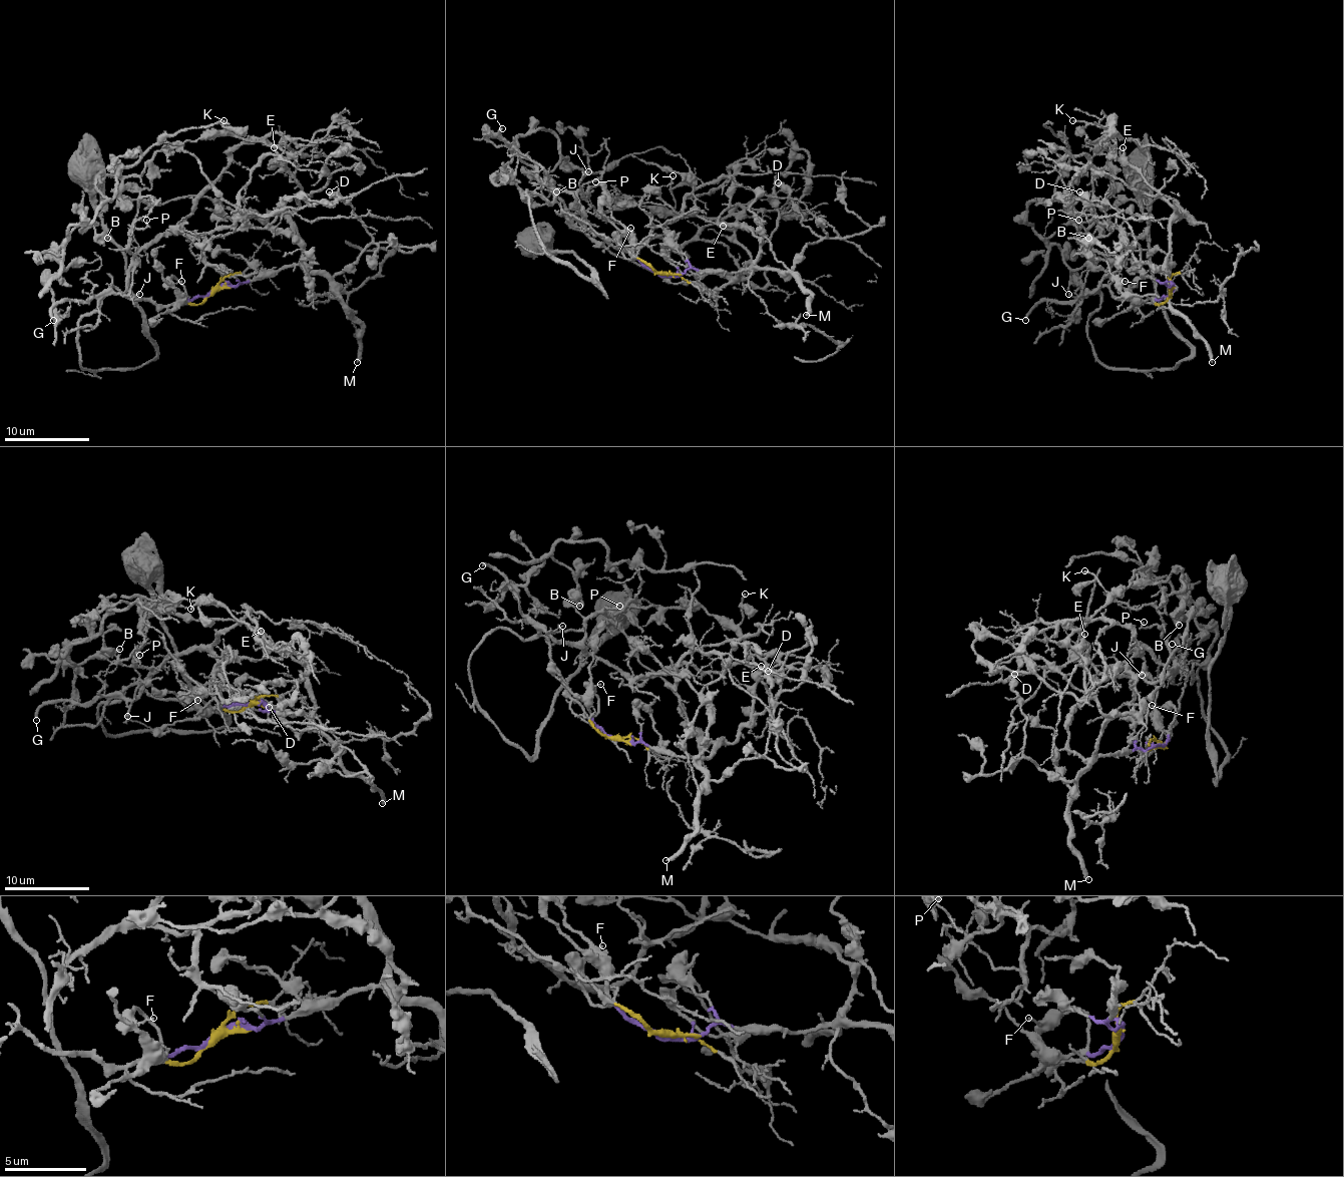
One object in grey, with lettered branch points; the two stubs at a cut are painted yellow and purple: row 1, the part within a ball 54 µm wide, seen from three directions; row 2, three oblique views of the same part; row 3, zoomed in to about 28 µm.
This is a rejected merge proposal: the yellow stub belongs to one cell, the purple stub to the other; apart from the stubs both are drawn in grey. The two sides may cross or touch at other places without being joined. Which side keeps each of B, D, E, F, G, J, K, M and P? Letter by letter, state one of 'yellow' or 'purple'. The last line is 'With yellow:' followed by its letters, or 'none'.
B: yellow
D: purple
E: purple
F: purple
G: yellow
J: yellow
K: purple
M: purple
P: yellow
With yellow: B, G, J, P

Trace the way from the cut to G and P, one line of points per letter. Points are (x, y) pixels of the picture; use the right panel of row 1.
G: (1172, 291), (1162, 304), (1136, 306), (1120, 299), (1104, 287), (1087, 291), (1074, 302), (1040, 302), (1025, 321)
P: (1172, 291), (1162, 304), (1141, 306), (1106, 287), (1089, 293), (1108, 266), (1078, 219)

